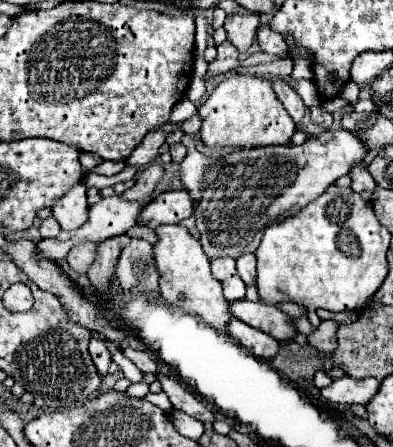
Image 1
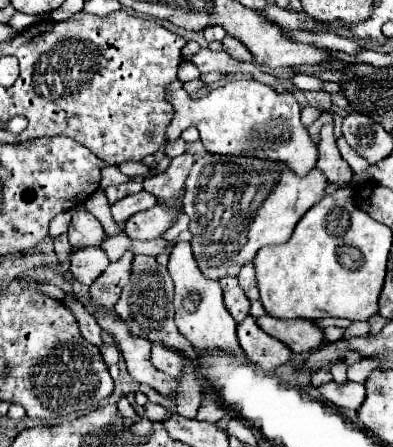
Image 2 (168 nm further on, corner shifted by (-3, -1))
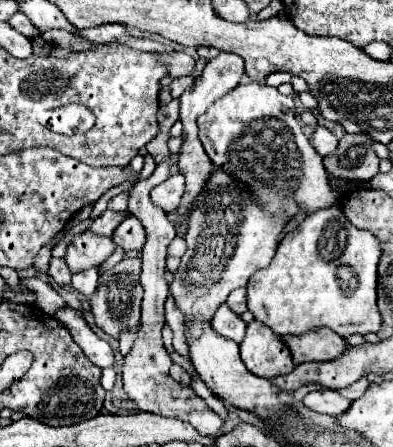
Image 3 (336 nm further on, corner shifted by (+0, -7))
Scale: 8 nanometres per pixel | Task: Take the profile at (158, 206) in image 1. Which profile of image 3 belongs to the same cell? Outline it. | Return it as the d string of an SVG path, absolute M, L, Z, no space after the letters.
M127 216L113 234L113 242L123 250L141 250L145 246L145 240L147 240L147 232L135 216Z

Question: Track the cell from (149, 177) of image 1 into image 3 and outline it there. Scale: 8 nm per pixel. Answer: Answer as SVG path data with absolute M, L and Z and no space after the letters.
M105 210L97 220L93 220L91 224L91 230L95 234L101 234L101 236L113 236L115 228L127 218L129 214L127 212L115 212L115 210Z

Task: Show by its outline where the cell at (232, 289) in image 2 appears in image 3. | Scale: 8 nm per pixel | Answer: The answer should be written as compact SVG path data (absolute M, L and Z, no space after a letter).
M221 304L211 320L215 332L219 332L221 336L229 338L229 340L235 340L237 344L243 340L245 336L245 328L247 324L241 320L241 316L233 314L233 310L227 306L227 304Z

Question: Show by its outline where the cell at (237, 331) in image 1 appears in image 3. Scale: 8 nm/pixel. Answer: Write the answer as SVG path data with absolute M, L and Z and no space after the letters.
M257 320L247 326L247 334L239 348L241 360L255 376L275 378L281 374L289 374L295 368L289 348L285 348L281 338L269 326Z

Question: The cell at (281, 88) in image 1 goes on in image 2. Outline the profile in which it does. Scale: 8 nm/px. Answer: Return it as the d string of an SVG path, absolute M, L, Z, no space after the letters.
M208 48L200 50L198 54L194 54L190 58L190 62L200 70L200 72L224 72L224 74L232 74L232 72L246 72L250 74L254 80L264 82L268 86L274 86L274 90L284 92L286 88L282 88L276 78L272 74L260 72L258 66L254 62L238 62L234 58L230 58L226 52L212 52Z

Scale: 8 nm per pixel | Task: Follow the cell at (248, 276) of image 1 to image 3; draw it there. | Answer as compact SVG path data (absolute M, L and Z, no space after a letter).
M243 286L243 288L233 290L233 292L229 294L229 298L227 298L227 304L229 304L229 308L231 308L235 314L241 316L241 314L247 310L247 288Z

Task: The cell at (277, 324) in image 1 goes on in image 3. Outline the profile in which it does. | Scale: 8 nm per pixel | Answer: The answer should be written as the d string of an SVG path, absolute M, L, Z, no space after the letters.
M311 328L299 336L293 334L281 336L281 340L291 350L295 364L313 362L313 360L327 362L341 356L341 350L347 348L345 340L329 328Z

